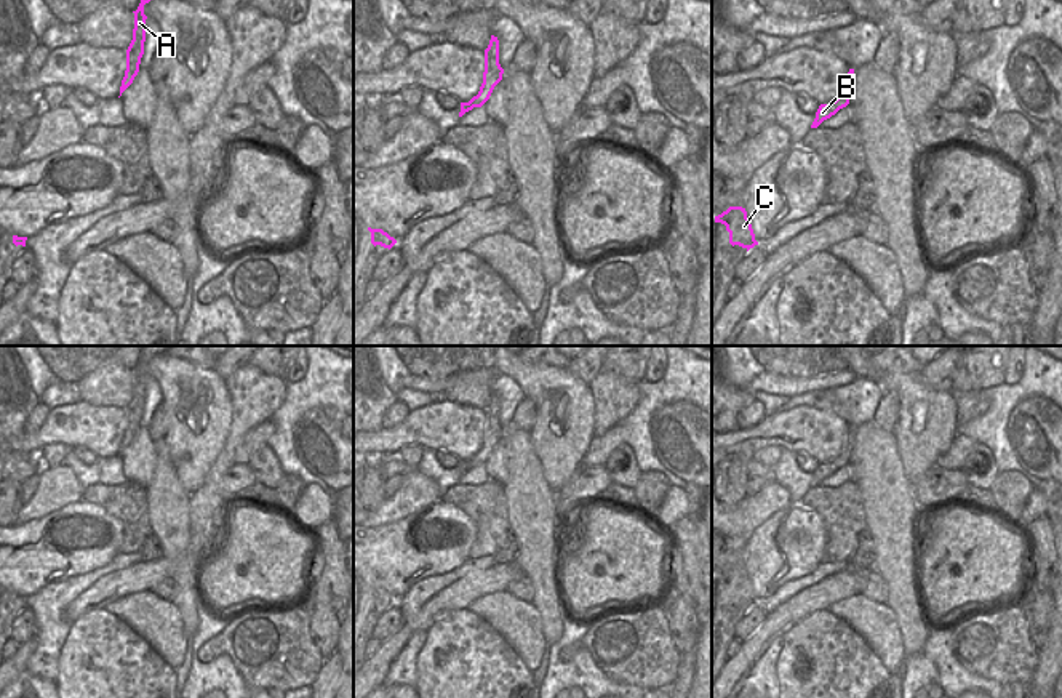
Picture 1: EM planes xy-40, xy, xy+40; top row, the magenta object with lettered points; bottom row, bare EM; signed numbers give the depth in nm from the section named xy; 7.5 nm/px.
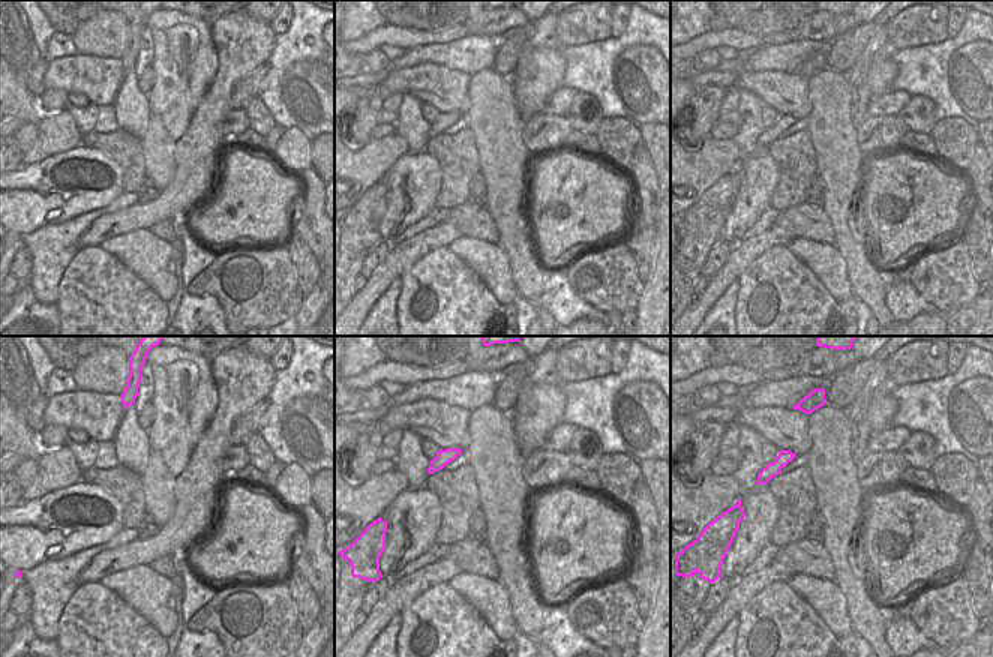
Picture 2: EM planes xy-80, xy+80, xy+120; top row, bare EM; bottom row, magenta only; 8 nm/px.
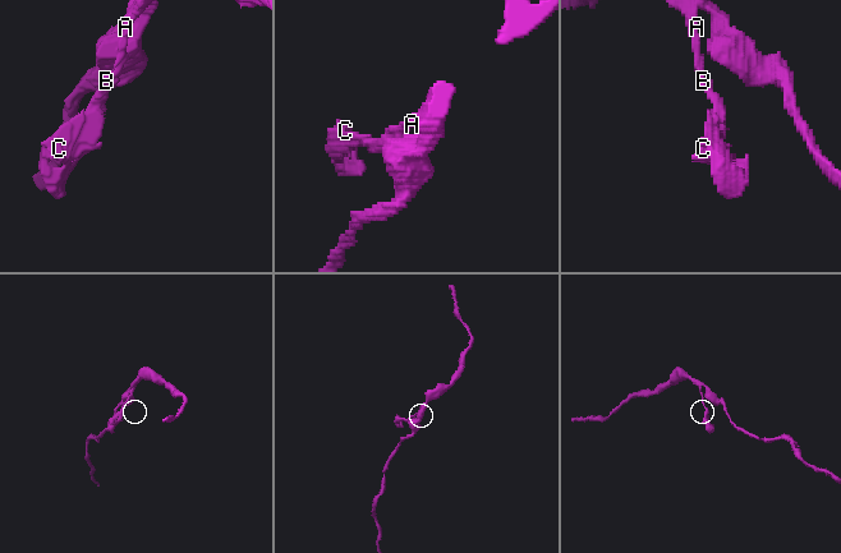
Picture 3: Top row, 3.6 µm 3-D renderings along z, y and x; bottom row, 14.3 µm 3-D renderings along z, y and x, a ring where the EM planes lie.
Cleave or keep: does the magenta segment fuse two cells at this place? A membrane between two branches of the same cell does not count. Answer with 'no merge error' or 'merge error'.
no merge error

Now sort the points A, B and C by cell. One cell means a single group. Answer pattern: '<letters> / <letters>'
A B C

